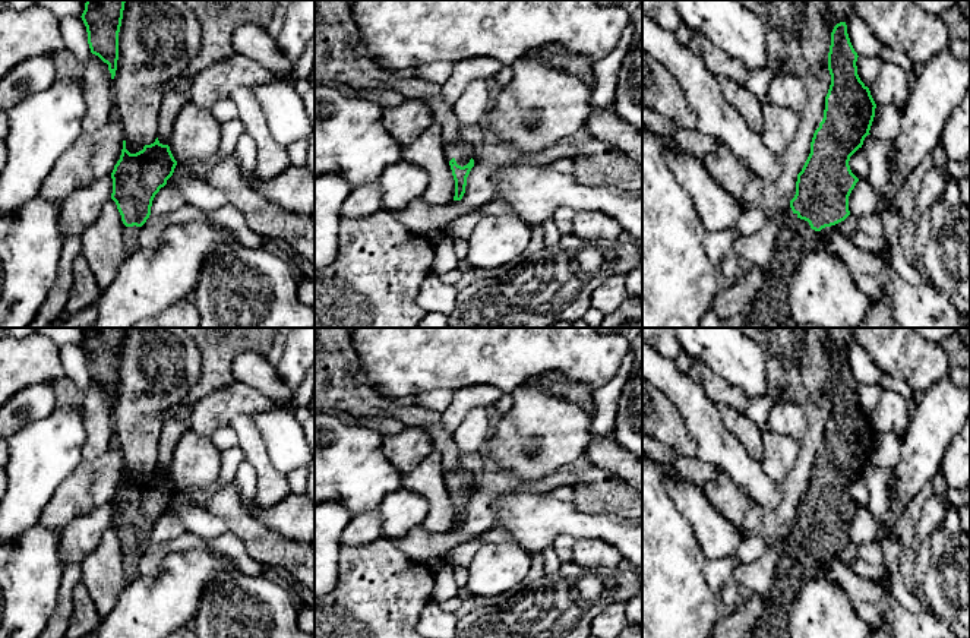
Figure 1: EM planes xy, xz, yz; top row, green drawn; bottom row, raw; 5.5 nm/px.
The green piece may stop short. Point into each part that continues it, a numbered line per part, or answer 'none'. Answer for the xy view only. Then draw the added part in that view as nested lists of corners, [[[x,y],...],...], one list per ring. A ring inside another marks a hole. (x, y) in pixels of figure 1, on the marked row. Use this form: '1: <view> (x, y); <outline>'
1: xy (130, 233); [[[126,227],[124,230],[124,252],[126,258],[132,256],[135,252],[140,249],[138,241],[139,227]]]

